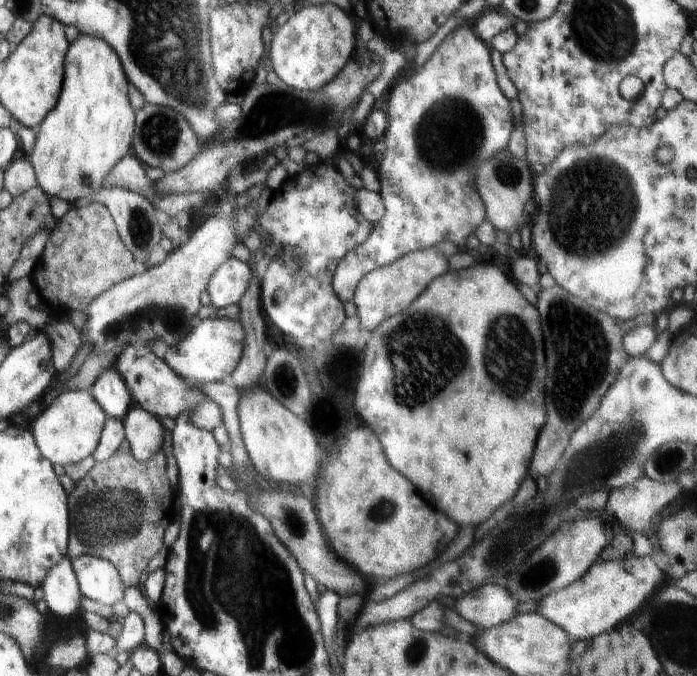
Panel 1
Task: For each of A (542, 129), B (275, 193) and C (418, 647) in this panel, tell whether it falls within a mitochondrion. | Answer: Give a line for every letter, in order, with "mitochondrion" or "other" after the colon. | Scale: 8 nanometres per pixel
A: other
B: other
C: mitochondrion

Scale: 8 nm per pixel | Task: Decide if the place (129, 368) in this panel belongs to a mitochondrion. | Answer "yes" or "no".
no

